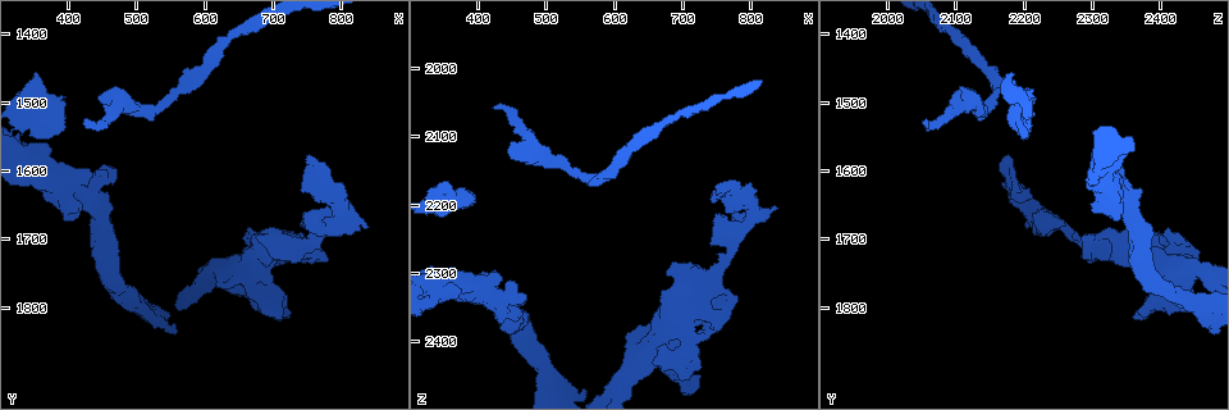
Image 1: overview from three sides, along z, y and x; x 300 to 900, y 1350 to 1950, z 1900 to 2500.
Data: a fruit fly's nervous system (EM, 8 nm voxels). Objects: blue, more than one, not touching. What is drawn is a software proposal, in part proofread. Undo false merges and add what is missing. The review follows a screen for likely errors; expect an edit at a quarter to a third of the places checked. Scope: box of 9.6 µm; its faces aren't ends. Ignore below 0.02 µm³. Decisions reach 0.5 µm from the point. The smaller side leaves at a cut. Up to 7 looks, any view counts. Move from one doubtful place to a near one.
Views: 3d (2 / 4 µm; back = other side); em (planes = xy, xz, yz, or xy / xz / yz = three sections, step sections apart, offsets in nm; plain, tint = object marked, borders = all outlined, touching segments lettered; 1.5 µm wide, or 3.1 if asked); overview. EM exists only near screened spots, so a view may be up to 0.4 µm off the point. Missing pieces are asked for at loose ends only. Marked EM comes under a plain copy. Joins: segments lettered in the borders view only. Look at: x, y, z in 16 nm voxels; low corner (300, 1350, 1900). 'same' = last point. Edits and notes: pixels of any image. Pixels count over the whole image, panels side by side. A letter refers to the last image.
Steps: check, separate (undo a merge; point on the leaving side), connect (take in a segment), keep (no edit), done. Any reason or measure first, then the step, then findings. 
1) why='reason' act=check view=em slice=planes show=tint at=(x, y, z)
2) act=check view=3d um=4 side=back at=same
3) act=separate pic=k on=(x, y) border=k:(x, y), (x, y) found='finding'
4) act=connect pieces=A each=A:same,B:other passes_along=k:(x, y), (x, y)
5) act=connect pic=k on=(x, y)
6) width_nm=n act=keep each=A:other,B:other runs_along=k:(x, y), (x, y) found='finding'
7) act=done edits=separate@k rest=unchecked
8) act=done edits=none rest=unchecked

why='an open end' act=check view=em slice=yz step=8 show=borders at=(430, 1530, 2065)

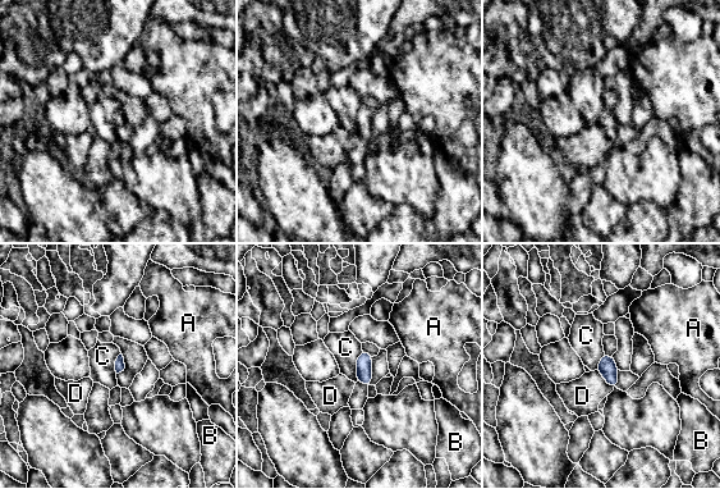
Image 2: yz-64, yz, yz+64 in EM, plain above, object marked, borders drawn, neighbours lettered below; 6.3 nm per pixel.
act=check view=em slice=planes show=borders at=same

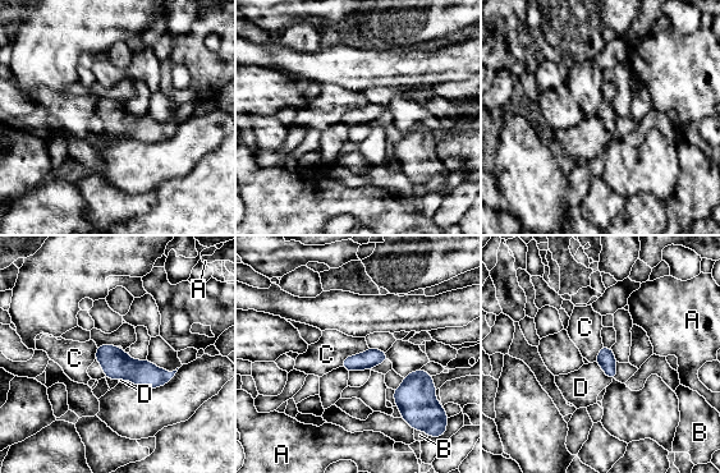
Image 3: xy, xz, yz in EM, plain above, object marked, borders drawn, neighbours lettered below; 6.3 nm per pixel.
longest_contact=C:220nm act=connect pieces=D each=A:other,B:other,C:other,D:same passes_along=3:(605, 359), (604, 371), (581, 387) found='the neuron continues'

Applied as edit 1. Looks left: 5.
why='calibre changes' act=check view=3d um=2 at=(510, 1510, 2140)

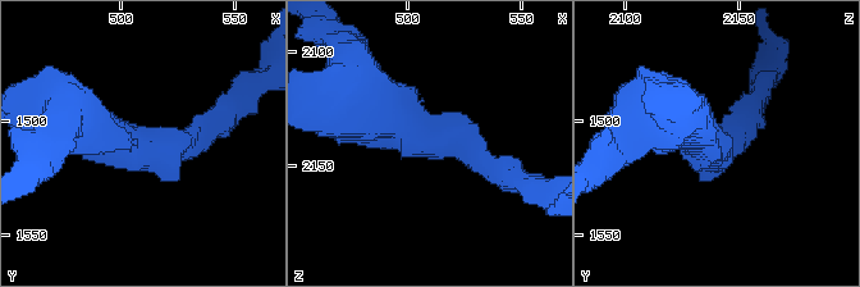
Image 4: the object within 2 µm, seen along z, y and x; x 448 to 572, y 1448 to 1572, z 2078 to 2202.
arm_widths_nm=200,440 act=check view=em slice=planes show=borders at=(511, 1513, 2138)

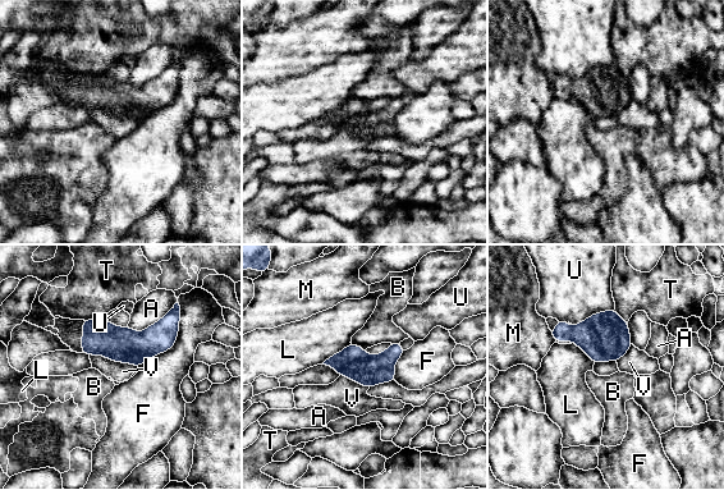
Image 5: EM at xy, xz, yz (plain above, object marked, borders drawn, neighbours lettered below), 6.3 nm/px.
act=keep each=A:other,B:other,F:other,L:other,M:other,T:other,U:other,V:other runs_along=5:(177, 308), (146, 344), (85, 349) found='all the same neuron'

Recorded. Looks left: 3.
why='branch stops here' act=check view=em slice=planes show=borders at=(745, 1680, 2260)

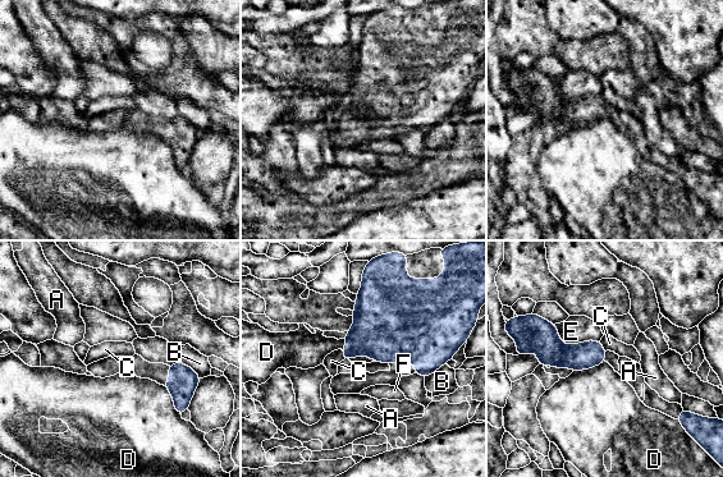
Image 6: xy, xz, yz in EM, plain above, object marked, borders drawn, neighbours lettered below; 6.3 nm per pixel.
act=keep each=A:other,B:other,C:other,D:other,E:other,F:other border=6:(161, 385), (181, 416) found='none of them fits'

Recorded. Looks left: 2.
act=done edits=connect@3 rest=unchecked

